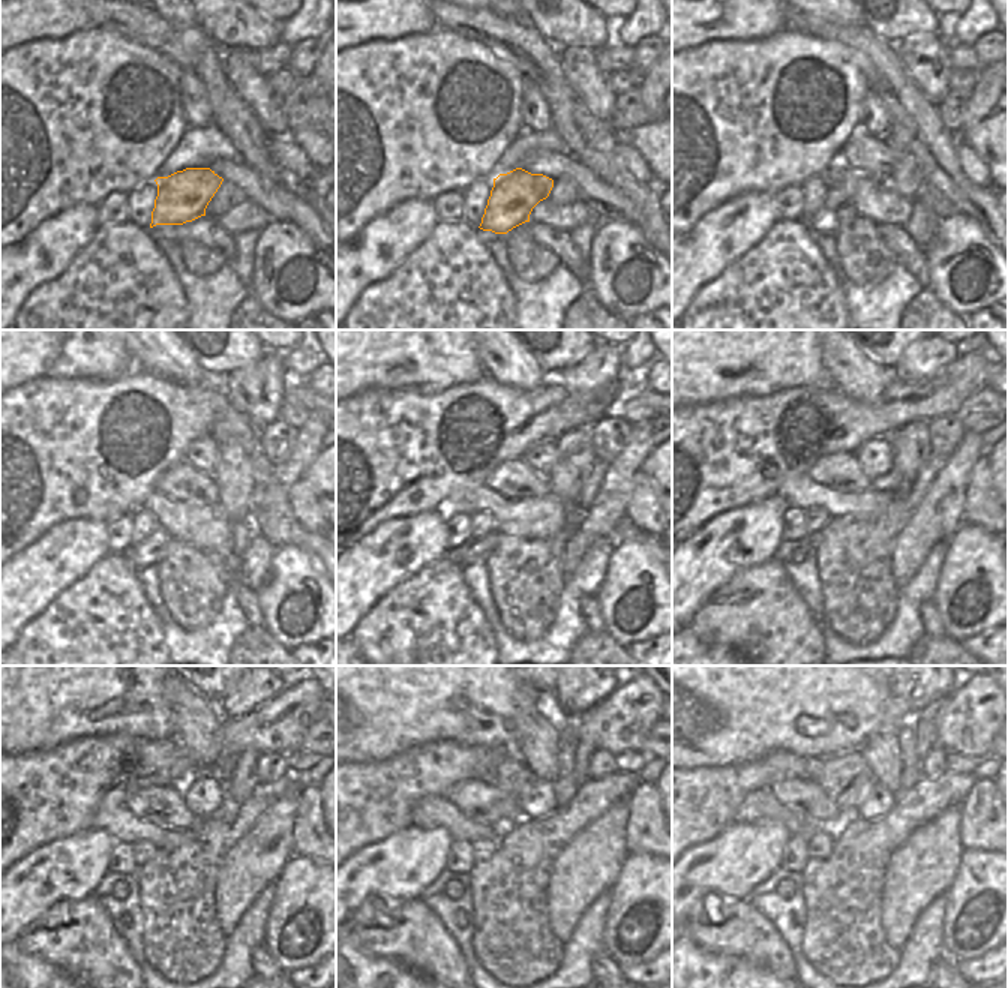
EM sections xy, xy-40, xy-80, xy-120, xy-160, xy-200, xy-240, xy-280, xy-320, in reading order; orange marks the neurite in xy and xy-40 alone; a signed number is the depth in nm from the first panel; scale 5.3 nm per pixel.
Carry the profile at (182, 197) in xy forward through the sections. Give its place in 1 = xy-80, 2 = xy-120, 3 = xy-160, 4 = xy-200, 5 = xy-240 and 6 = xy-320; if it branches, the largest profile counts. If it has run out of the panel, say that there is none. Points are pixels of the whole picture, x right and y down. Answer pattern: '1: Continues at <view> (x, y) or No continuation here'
1: Continues at xy-80 (837, 209)
2: Continues at xy-120 (149, 552)
3: Continues at xy-160 (477, 552)
4: Continues at xy-200 (797, 555)
5: Continues at xy-240 (119, 889)
6: Continues at xy-320 (785, 888).

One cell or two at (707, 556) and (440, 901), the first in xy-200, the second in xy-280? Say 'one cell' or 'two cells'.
two cells

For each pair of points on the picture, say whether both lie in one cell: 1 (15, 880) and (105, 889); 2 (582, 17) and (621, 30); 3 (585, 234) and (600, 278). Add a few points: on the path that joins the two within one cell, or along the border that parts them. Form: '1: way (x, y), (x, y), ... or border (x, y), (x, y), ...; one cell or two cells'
1: border (108, 871), (90, 895); two cells
2: border (608, 20), (612, 26), (614, 41); two cells
3: border (600, 221), (587, 264); two cells

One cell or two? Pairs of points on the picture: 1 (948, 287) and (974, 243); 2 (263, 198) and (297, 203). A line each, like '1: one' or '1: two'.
1: one
2: one

